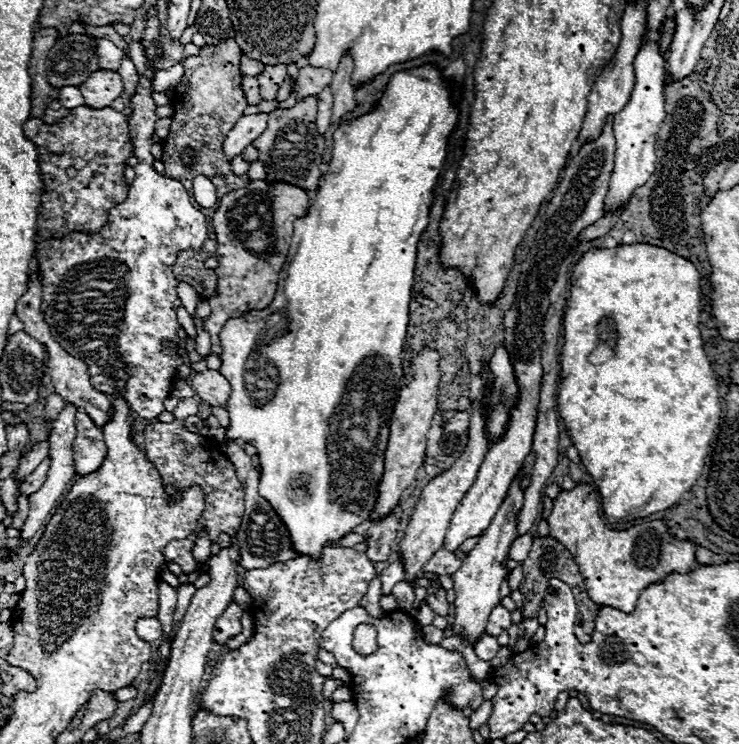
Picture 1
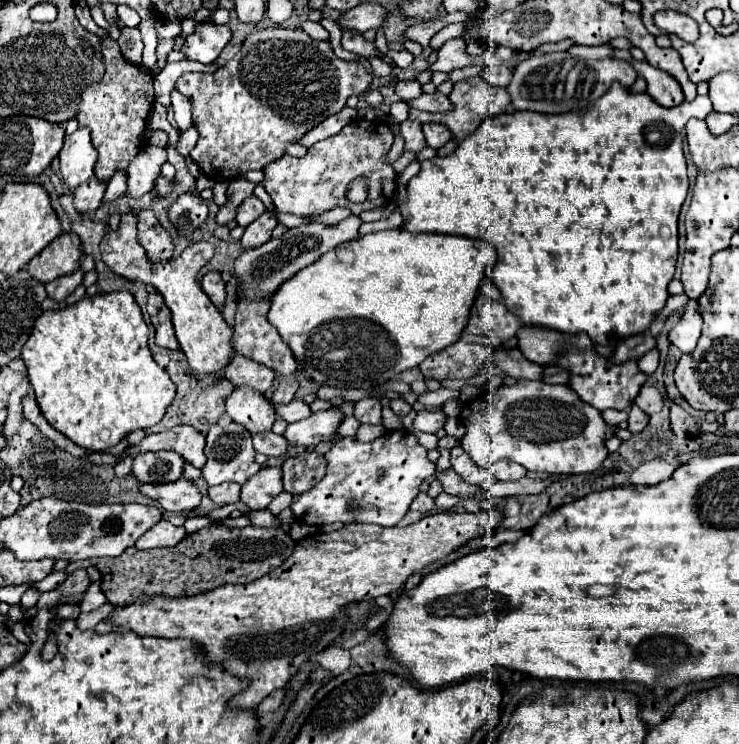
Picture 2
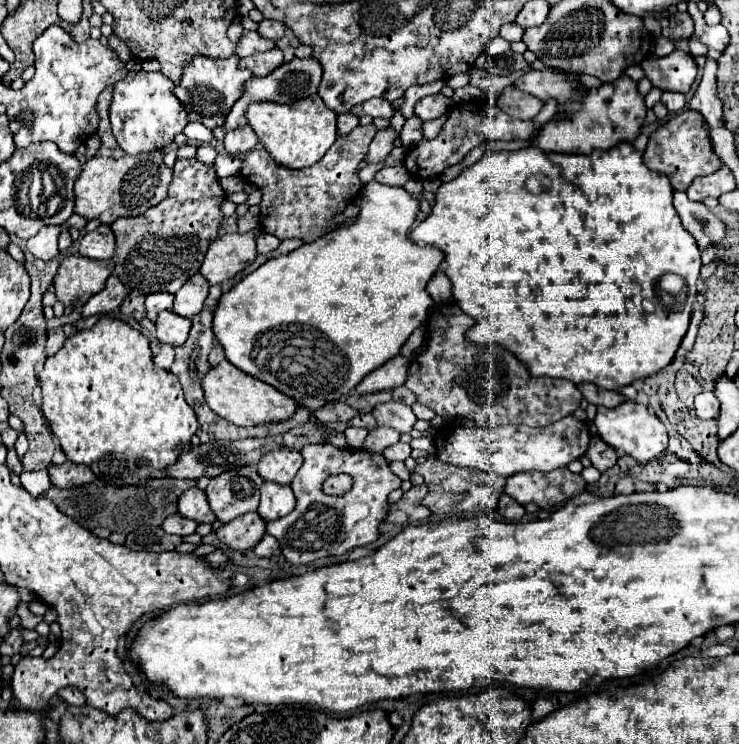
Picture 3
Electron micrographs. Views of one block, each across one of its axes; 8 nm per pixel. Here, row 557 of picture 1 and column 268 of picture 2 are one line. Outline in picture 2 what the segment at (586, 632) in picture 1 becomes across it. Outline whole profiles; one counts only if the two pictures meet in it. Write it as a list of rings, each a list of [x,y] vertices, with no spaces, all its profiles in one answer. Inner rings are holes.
[[[206,526],[194,534],[186,534],[172,548],[152,548],[144,552],[130,548],[118,558],[97,558],[92,566],[96,566],[102,574],[102,590],[108,602],[112,606],[124,606],[138,600],[138,594],[162,594],[174,598],[200,594],[226,582],[252,582],[282,564],[290,556],[292,548],[294,540],[288,536],[286,530],[256,526]]]

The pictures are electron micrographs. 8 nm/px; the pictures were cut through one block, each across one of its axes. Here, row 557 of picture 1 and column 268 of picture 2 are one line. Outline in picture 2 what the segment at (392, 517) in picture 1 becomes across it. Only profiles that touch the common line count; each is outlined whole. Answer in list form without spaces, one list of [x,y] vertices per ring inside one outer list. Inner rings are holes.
[[[236,354],[234,360],[230,362],[230,366],[226,368],[224,376],[234,384],[234,386],[250,386],[258,392],[266,392],[274,380],[276,380],[276,374],[274,370],[270,370],[268,366],[262,366],[242,354]]]

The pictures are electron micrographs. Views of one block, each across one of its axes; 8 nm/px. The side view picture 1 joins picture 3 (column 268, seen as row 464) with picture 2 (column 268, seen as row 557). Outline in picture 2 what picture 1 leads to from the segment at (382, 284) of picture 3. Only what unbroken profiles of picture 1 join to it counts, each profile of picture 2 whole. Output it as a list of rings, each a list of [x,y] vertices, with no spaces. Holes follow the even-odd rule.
[[[388,230],[388,232],[372,232],[366,236],[356,238],[354,242],[344,242],[342,246],[336,246],[334,250],[322,254],[318,262],[312,262],[302,272],[280,284],[280,288],[270,298],[270,310],[268,310],[268,322],[278,330],[282,340],[290,346],[296,362],[300,364],[300,370],[304,370],[304,376],[314,380],[318,386],[334,386],[334,388],[374,388],[378,384],[390,382],[396,374],[416,368],[420,362],[424,362],[428,356],[440,352],[442,348],[454,344],[470,314],[470,306],[474,302],[476,290],[480,286],[480,280],[484,278],[484,272],[492,268],[496,262],[496,250],[482,240],[466,238],[466,236],[444,236],[444,234],[412,234],[408,230]]]

